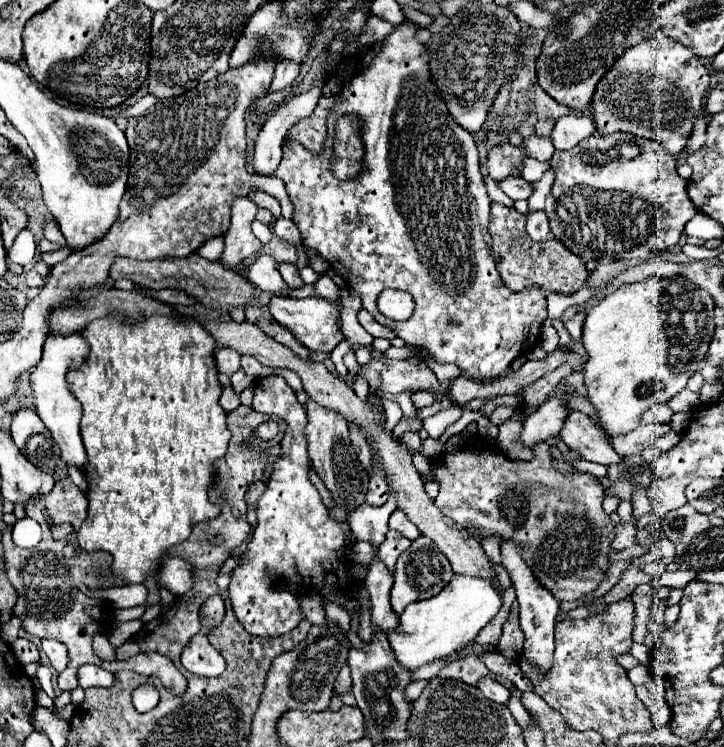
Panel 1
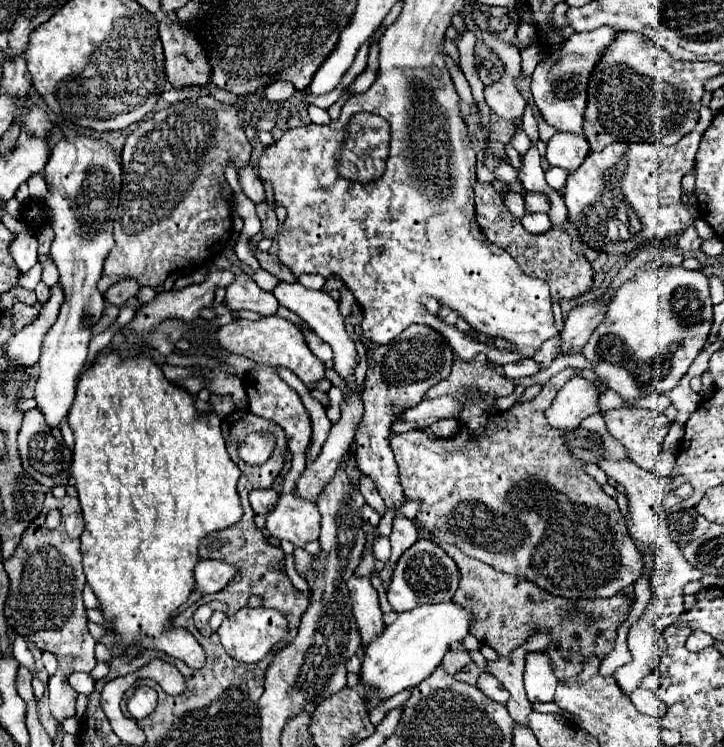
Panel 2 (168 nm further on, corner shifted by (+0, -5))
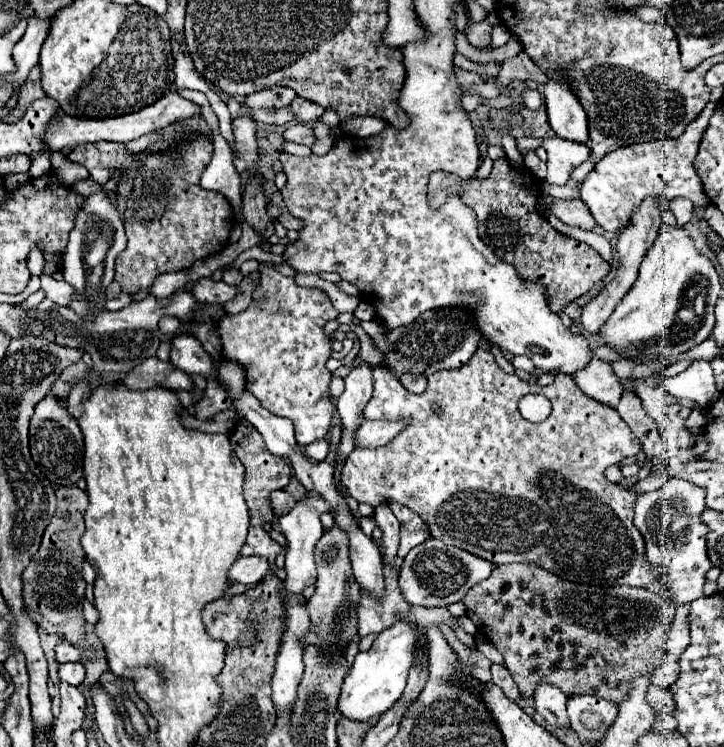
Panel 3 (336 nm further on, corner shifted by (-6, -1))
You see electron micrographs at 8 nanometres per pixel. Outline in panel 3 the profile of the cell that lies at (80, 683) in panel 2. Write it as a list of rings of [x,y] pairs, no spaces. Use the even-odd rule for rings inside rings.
[[[64,663],[60,665],[60,681],[66,681],[68,685],[82,685],[84,677],[86,677],[86,669],[82,663]]]

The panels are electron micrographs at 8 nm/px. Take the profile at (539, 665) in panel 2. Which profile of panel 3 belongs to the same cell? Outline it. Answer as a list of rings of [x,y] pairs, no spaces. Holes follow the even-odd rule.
[[[548,683],[538,685],[538,689],[534,691],[536,713],[540,713],[546,725],[550,727],[558,727],[558,729],[570,727],[570,721],[566,715],[566,701],[568,697],[558,687],[548,685]]]

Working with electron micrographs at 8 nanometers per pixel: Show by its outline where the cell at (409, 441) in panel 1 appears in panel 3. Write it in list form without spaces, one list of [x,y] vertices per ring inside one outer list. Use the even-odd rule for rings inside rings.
[[[480,347],[472,359],[458,367],[458,369],[448,369],[448,371],[438,371],[432,373],[432,377],[428,377],[428,387],[422,395],[414,395],[408,393],[400,381],[392,375],[392,371],[386,365],[372,365],[372,377],[374,377],[374,395],[366,405],[364,411],[364,419],[404,419],[406,421],[406,431],[402,429],[402,433],[398,437],[394,437],[394,441],[386,443],[384,447],[378,449],[366,449],[366,447],[358,447],[354,449],[346,463],[344,469],[340,473],[340,481],[348,487],[350,495],[358,501],[358,503],[368,503],[374,509],[378,505],[388,505],[390,501],[396,501],[408,509],[412,509],[418,517],[422,517],[422,521],[428,525],[430,535],[434,539],[440,539],[446,545],[464,549],[468,553],[474,553],[490,563],[496,565],[506,565],[506,563],[534,563],[566,581],[572,583],[588,583],[588,585],[630,585],[630,587],[646,587],[654,581],[658,581],[662,577],[662,569],[658,569],[656,565],[650,565],[646,561],[646,549],[644,549],[644,541],[640,531],[634,527],[632,517],[634,517],[634,497],[638,497],[636,491],[630,491],[628,487],[622,485],[614,485],[604,477],[604,469],[610,465],[618,465],[622,459],[626,459],[628,449],[630,455],[638,455],[638,451],[642,449],[642,443],[638,441],[638,437],[634,437],[634,433],[630,431],[630,427],[622,421],[622,417],[618,415],[616,409],[602,405],[590,397],[586,397],[578,385],[574,385],[574,379],[568,375],[558,373],[552,385],[540,387],[540,385],[530,385],[528,381],[518,379],[514,373],[504,373],[498,363],[494,361],[494,357]],[[528,393],[542,393],[550,399],[552,403],[552,413],[546,421],[542,423],[528,423],[520,411],[518,411],[518,399],[522,395]]]

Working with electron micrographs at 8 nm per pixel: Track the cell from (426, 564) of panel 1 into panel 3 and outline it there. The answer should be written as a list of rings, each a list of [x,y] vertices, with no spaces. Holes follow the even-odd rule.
[[[430,537],[424,543],[420,543],[416,549],[412,549],[400,569],[400,591],[402,597],[410,605],[422,605],[422,607],[448,607],[450,603],[458,603],[464,599],[468,589],[472,589],[478,581],[484,581],[494,571],[494,563],[480,559],[476,555],[470,555],[468,551],[448,547],[442,541]]]

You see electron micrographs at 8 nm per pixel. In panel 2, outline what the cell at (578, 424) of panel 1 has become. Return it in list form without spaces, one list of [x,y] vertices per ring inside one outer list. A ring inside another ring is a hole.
[[[592,435],[586,437],[586,445],[582,449],[590,451],[590,453],[596,453],[598,467],[602,467],[608,477],[612,477],[614,481],[624,485],[628,501],[630,501],[628,503],[628,511],[630,511],[630,515],[628,515],[628,531],[630,531],[630,535],[634,539],[642,541],[651,551],[654,561],[649,576],[651,599],[642,617],[640,617],[640,621],[632,625],[630,633],[628,633],[628,649],[632,653],[632,663],[620,667],[614,673],[616,681],[620,683],[620,689],[630,695],[642,683],[642,679],[648,673],[654,671],[654,667],[660,661],[660,655],[664,651],[663,631],[666,629],[666,625],[674,623],[678,619],[678,615],[684,611],[684,607],[682,607],[682,603],[684,603],[682,587],[686,583],[690,583],[690,581],[698,581],[702,577],[702,573],[698,569],[694,569],[692,565],[688,565],[688,561],[680,553],[678,545],[668,535],[668,527],[666,527],[668,509],[662,505],[662,499],[666,495],[670,495],[670,491],[672,491],[670,477],[660,477],[656,473],[648,473],[648,471],[640,469],[636,463],[632,463],[630,459],[622,459],[622,461],[606,459],[606,449],[604,449],[602,441],[592,437]]]

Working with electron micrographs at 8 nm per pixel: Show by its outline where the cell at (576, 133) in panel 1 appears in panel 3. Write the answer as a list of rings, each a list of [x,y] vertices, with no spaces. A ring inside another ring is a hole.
[[[560,137],[544,139],[542,147],[548,151],[546,181],[550,185],[566,185],[570,181],[570,173],[574,171],[574,167],[582,165],[590,155],[590,149],[586,145],[566,141]]]

